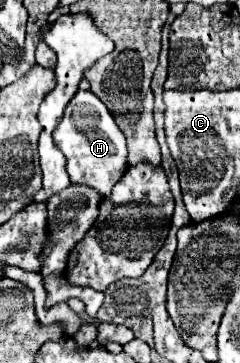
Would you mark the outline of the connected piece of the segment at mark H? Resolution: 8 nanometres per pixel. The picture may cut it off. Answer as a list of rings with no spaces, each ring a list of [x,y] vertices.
[[[78,91],[70,105],[64,111],[60,125],[54,131],[56,145],[66,155],[68,175],[72,183],[88,185],[100,191],[104,197],[110,195],[112,185],[120,181],[120,177],[128,169],[128,151],[126,137],[120,127],[114,123],[114,117],[106,109],[106,105],[92,91]]]

